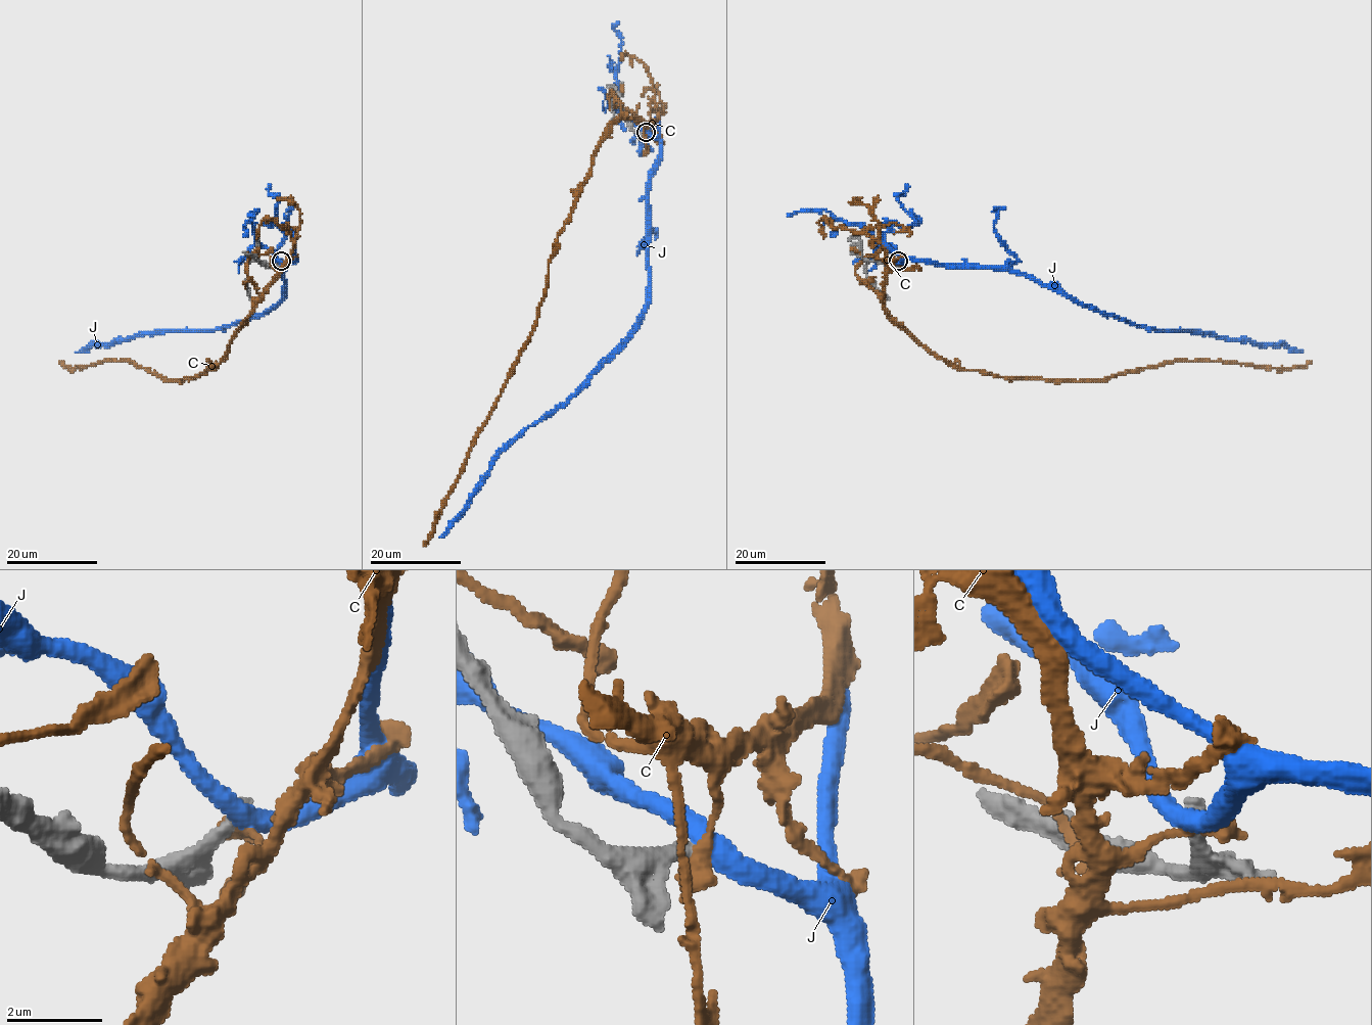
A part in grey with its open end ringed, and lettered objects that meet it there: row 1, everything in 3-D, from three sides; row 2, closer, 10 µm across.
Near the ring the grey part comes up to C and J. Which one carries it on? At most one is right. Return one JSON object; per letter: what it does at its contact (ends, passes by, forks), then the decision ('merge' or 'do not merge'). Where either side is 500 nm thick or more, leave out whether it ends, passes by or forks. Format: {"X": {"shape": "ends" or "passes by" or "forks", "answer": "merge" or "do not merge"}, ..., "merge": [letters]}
{"C": {"shape": "ends", "answer": "do not merge"}, "J": {"shape": "passes by", "answer": "do not merge"}, "merge": []}

